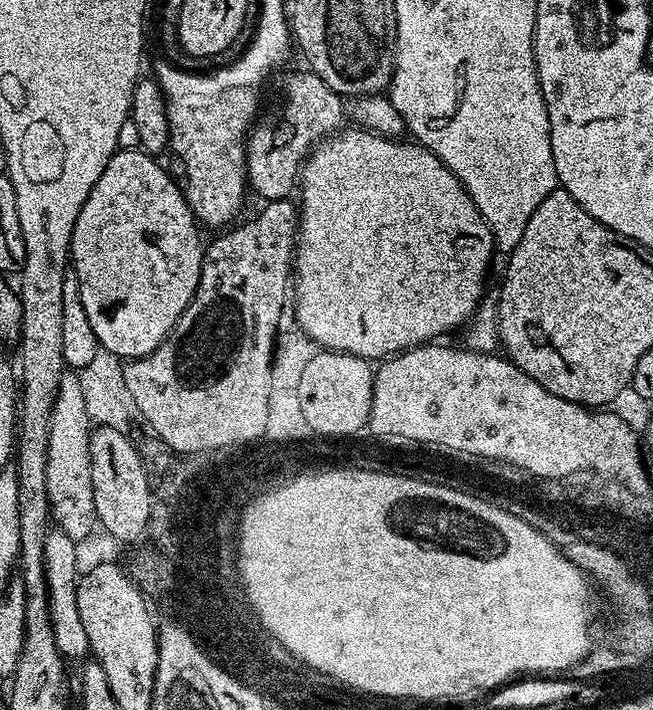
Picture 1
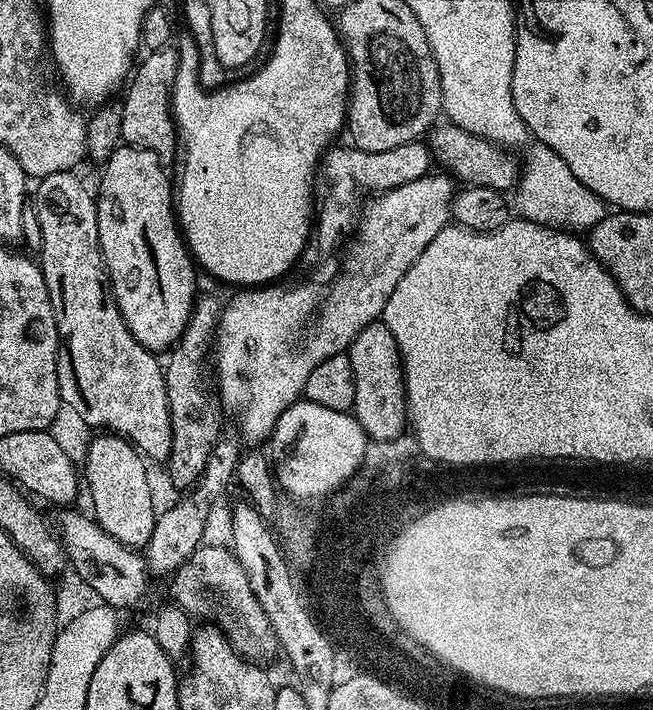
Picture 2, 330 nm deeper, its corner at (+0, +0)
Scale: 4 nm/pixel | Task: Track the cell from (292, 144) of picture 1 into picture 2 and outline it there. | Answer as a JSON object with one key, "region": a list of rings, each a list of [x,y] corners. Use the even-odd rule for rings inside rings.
{"region":[[[437,122],[428,129],[426,143],[432,150],[437,165],[445,173],[451,174],[461,185],[473,188],[493,188],[507,193],[515,189],[520,182],[522,164],[516,160],[509,149],[492,143],[491,140],[470,134],[451,122]]]}

